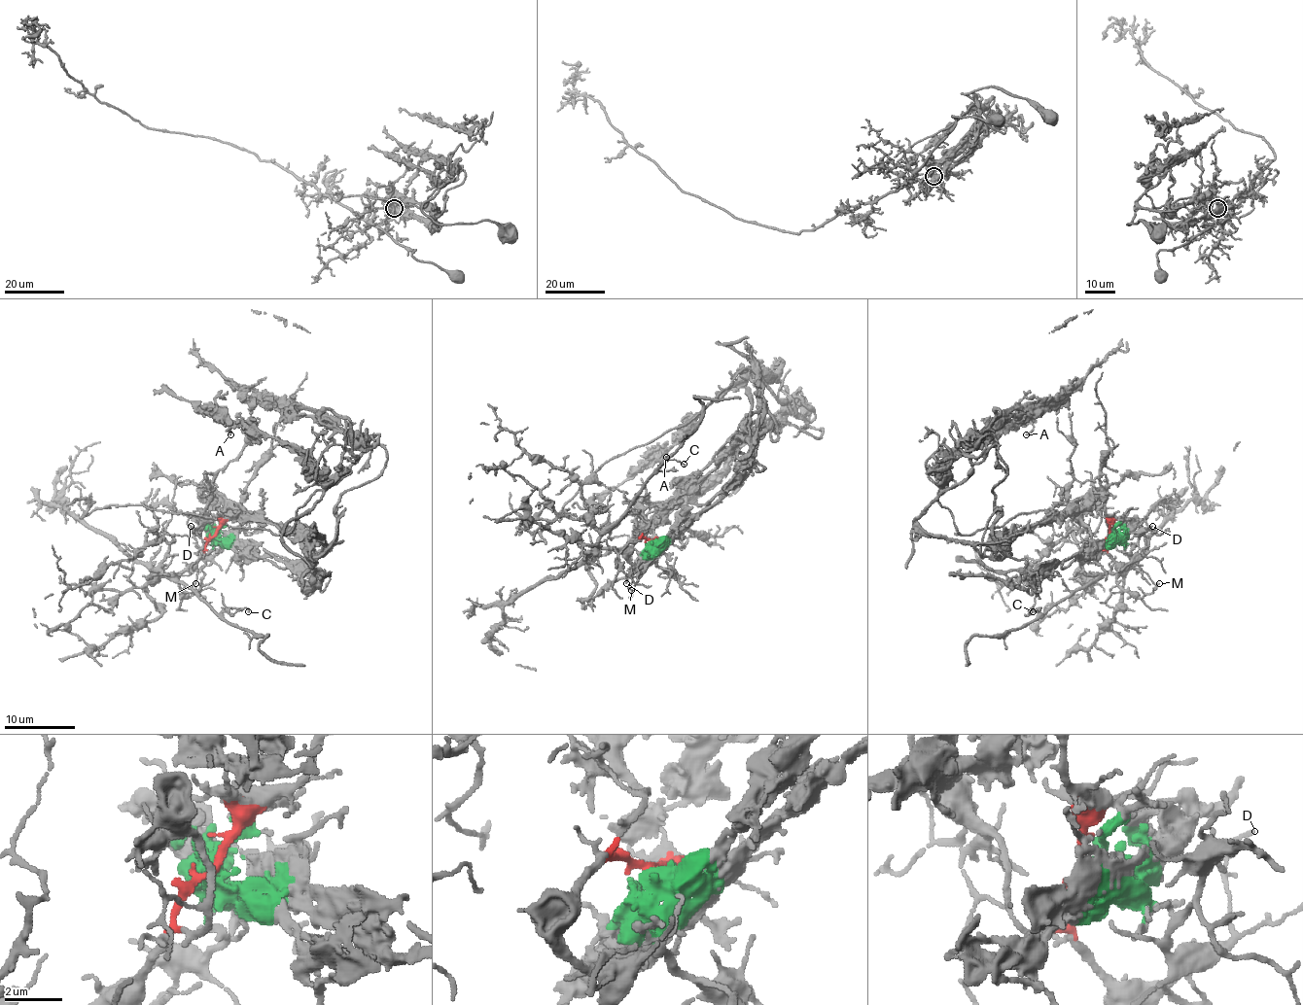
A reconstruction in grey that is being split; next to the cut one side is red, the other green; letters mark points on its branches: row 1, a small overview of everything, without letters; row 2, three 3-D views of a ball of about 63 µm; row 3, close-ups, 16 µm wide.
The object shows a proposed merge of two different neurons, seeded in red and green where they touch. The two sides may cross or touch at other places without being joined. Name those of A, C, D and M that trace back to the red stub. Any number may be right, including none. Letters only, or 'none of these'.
C, D, M

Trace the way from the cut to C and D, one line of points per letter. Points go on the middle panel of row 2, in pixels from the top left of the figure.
C: (651, 540), (638, 538), (621, 549), (599, 546), (599, 538), (653, 473), (670, 459), (684, 465)
D: (651, 540), (640, 538), (631, 549), (629, 560), (638, 569), (638, 576), (629, 576), (625, 583)

